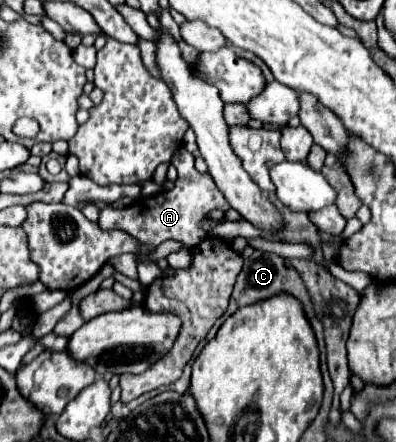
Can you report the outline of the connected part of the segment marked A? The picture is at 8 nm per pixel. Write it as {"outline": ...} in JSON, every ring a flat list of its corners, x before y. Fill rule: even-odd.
{"outline":[[181,147,171,159,171,163,177,169,177,181,171,191,162,191,155,196,133,201,129,207,123,207,123,209,113,209,113,207,101,209,99,227,103,231,121,229,143,245,143,251,137,253,137,259,135,259,137,269,139,269,139,281,143,287,153,283,157,277,163,277,157,263,147,259,149,253,153,253,163,241,169,241,169,239,179,241,183,247,189,247,189,249,195,247,201,241,201,237,207,237,205,229,201,227,201,221,207,217,207,213,216,208,221,208,224,212,230,209,223,193,211,181,211,175,201,175,195,169,193,161,195,161,193,153,189,153,185,147]]}

